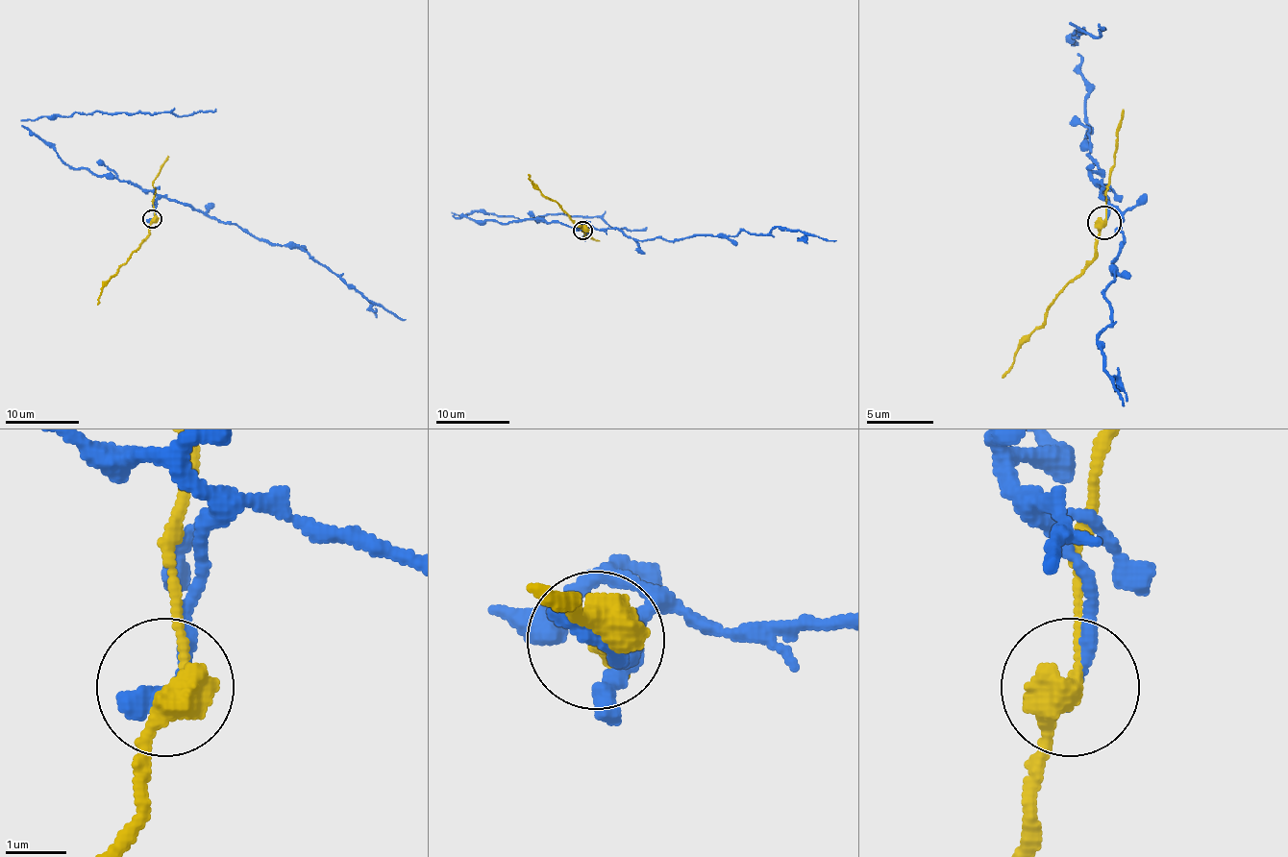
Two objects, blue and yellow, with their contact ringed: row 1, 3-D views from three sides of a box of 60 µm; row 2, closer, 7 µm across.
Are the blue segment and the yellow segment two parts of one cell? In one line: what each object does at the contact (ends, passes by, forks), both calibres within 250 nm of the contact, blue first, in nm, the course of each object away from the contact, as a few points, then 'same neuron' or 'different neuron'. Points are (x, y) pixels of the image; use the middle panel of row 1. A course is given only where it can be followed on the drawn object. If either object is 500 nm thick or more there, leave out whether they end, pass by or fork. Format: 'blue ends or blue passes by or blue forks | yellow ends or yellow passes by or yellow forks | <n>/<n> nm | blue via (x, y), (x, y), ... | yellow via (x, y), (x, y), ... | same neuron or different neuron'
blue ends | yellow passes by | 380/440 nm | blue via (582, 231), (587, 226), (453, 214), (601, 216), (615, 229), (647, 227) | yellow via (583, 231), (532, 183), (529, 174) | different neuron

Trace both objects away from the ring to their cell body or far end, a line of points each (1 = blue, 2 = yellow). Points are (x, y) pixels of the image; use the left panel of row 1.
1: (152, 218), (157, 198), (152, 192), (85, 168), (70, 168), (22, 120), (96, 110), (185, 114), (216, 109)
2: (153, 218), (148, 238), (102, 288), (98, 305)

